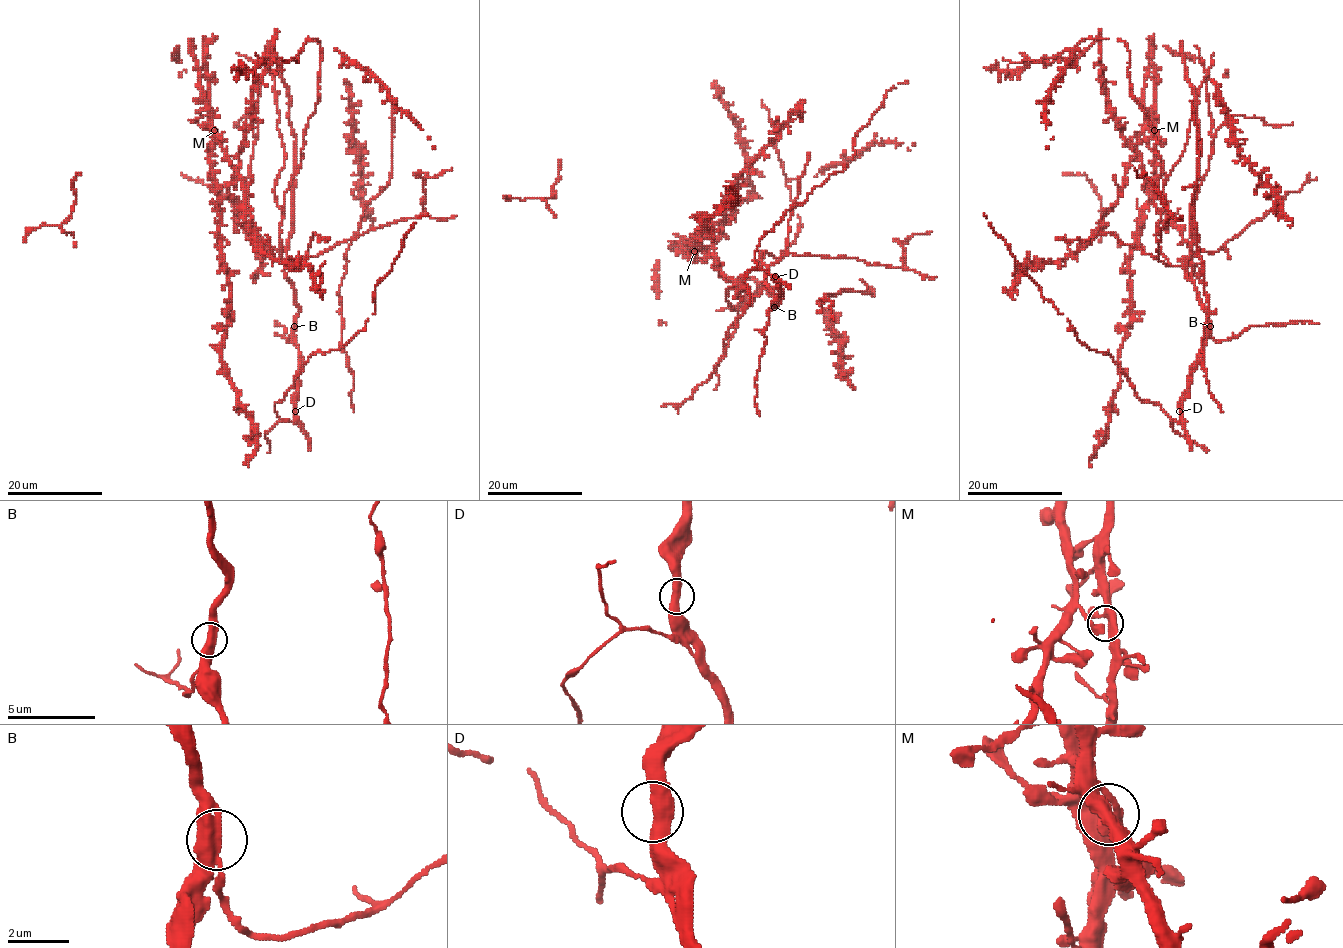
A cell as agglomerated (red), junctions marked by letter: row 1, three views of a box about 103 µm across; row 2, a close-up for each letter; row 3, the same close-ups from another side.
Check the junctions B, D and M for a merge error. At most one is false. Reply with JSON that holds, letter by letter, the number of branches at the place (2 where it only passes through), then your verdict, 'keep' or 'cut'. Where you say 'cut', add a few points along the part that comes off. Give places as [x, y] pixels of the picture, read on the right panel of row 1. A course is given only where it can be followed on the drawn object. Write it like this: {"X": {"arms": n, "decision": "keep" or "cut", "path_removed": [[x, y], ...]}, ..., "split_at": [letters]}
{"B": {"arms": 2, "decision": "keep"}, "D": {"arms": 2, "decision": "keep"}, "M": {"arms": 2, "decision": "keep"}, "split_at": []}

